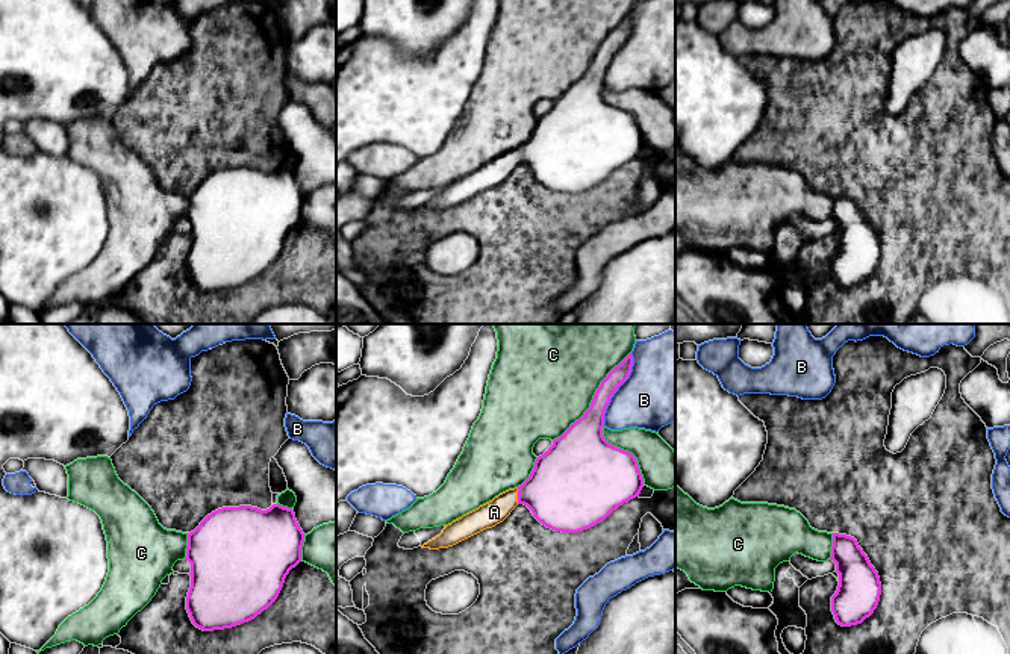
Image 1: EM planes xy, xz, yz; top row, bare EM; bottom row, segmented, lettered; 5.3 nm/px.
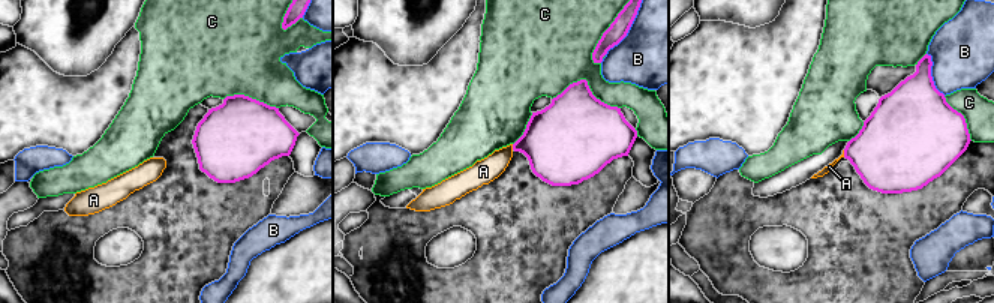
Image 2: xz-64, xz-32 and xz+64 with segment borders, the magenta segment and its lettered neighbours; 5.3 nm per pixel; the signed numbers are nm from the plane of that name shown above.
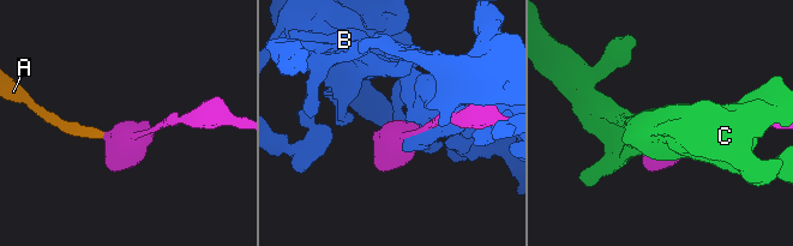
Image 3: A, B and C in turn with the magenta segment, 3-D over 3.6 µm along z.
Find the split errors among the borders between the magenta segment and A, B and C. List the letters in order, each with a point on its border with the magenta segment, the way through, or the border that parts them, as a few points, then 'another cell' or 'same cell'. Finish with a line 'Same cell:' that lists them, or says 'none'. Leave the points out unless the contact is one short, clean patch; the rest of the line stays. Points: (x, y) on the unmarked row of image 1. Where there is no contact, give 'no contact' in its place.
A: contact xz (518, 156); way xz (565, 152), (518, 156), (494, 173); same cell
B: contact xz (617, 50); another cell
C: contact xz (594, 59); another cell
Same cell: A

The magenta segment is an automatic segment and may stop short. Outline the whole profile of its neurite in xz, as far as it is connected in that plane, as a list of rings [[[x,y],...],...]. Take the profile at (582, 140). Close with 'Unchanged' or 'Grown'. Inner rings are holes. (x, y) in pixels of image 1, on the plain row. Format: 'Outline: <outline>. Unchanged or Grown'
Outline: [[[631,14],[615,27],[597,50],[591,68],[553,106],[536,120],[530,138],[518,148],[509,150],[492,162],[445,186],[442,194],[422,206],[439,210],[453,207],[486,189],[503,183],[518,167],[527,167],[547,189],[562,194],[578,194],[603,183],[624,164],[639,157],[644,139],[636,118],[609,104],[603,97],[604,74],[610,59],[628,39],[633,27]]]. Grown

